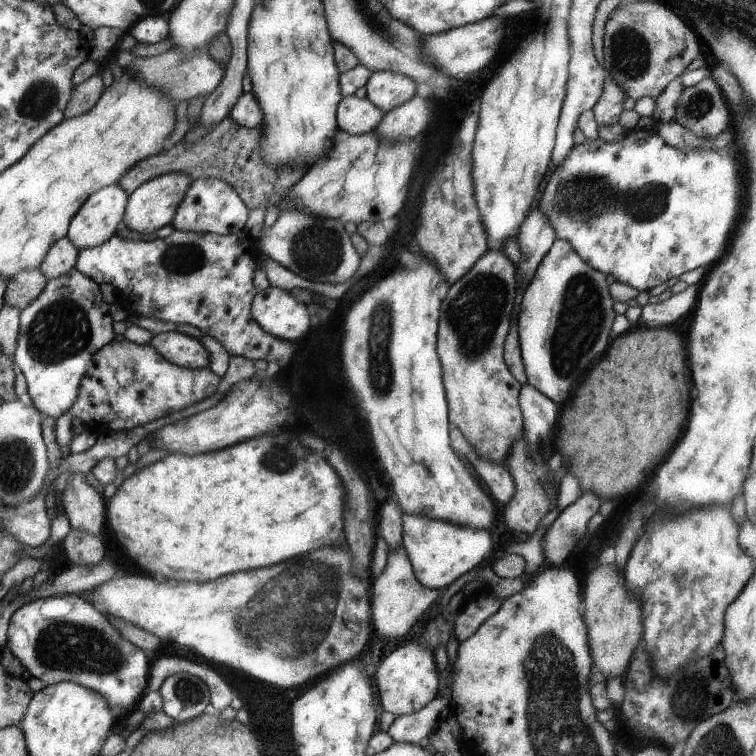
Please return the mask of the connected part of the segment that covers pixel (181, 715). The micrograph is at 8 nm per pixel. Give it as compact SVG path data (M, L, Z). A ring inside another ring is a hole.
M183 672L167 676L157 690L162 699L161 711L175 723L192 720L210 704L207 686Z

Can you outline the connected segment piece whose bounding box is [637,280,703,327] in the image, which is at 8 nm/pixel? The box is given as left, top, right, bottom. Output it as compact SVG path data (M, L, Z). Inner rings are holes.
M703 280L696 284L687 286L683 291L674 293L664 302L657 304L646 303L641 307L641 315L637 324L640 326L670 326L675 324L679 318L683 318L689 310L693 310L696 298L700 292Z

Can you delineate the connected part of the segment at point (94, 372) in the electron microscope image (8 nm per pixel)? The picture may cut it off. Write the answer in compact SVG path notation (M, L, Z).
M125 340L121 342L109 342L102 349L95 352L86 366L86 373L81 381L81 392L77 401L66 411L55 419L54 436L63 456L68 453L69 425L73 418L79 418L85 428L90 425L102 423L106 432L131 430L142 426L153 420L167 416L169 413L178 412L197 402L213 395L217 390L220 379L207 369L190 370L186 367L177 367L173 363L163 359L153 347L148 345L137 345Z

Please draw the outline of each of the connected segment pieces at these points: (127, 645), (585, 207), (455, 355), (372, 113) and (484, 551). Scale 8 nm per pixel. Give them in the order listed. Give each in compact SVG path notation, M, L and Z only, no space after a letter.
M56 595L51 597L37 597L24 603L11 614L6 631L5 646L11 654L19 660L23 670L29 672L46 685L55 685L66 681L99 694L107 707L119 707L122 715L131 712L131 708L141 698L145 684L148 682L149 662L145 654L135 648L134 644L123 639L119 630L110 622L109 618L101 615L94 606L83 600L80 595Z
M637 128L627 129L624 136L614 142L604 142L599 138L593 141L585 140L582 144L574 146L574 148L566 155L564 164L552 173L552 176L545 182L543 195L541 195L540 208L548 216L552 228L555 232L556 239L566 239L567 243L577 252L585 262L600 271L607 274L614 281L627 284L633 287L635 291L648 291L660 283L666 282L670 278L679 277L681 274L693 270L697 267L709 266L713 260L719 260L721 254L727 250L731 238L733 238L733 230L739 224L739 218L743 216L743 202L745 202L745 194L747 190L741 190L741 178L743 176L743 164L739 162L739 156L723 149L703 149L702 147L695 149L680 150L677 147L671 147L653 128Z
M495 249L487 251L485 255L480 257L478 261L474 263L474 266L461 278L459 281L456 281L453 285L449 285L446 296L443 298L443 301L440 303L438 312L438 326L436 333L436 344L435 344L435 353L437 354L441 375L442 375L442 386L444 389L444 394L446 397L446 402L449 404L449 425L452 425L454 428L459 430L459 433L465 438L465 441L468 443L468 446L472 448L473 455L477 456L480 460L490 461L494 464L504 464L505 460L510 456L510 450L512 445L522 438L522 412L521 408L518 406L518 394L521 390L521 386L517 383L517 380L511 376L507 371L507 366L504 364L503 359L503 342L509 327L509 312L513 308L513 296L517 294L517 278L513 278L513 266L511 262L507 262L501 252L495 252Z
M354 95L343 97L337 109L337 128L346 131L349 135L361 135L376 130L376 125L386 113L377 109L366 97L357 99Z
M401 513L402 548L409 560L415 579L427 589L439 590L465 572L475 570L491 550L487 529L479 529L450 521L431 519L425 515Z

